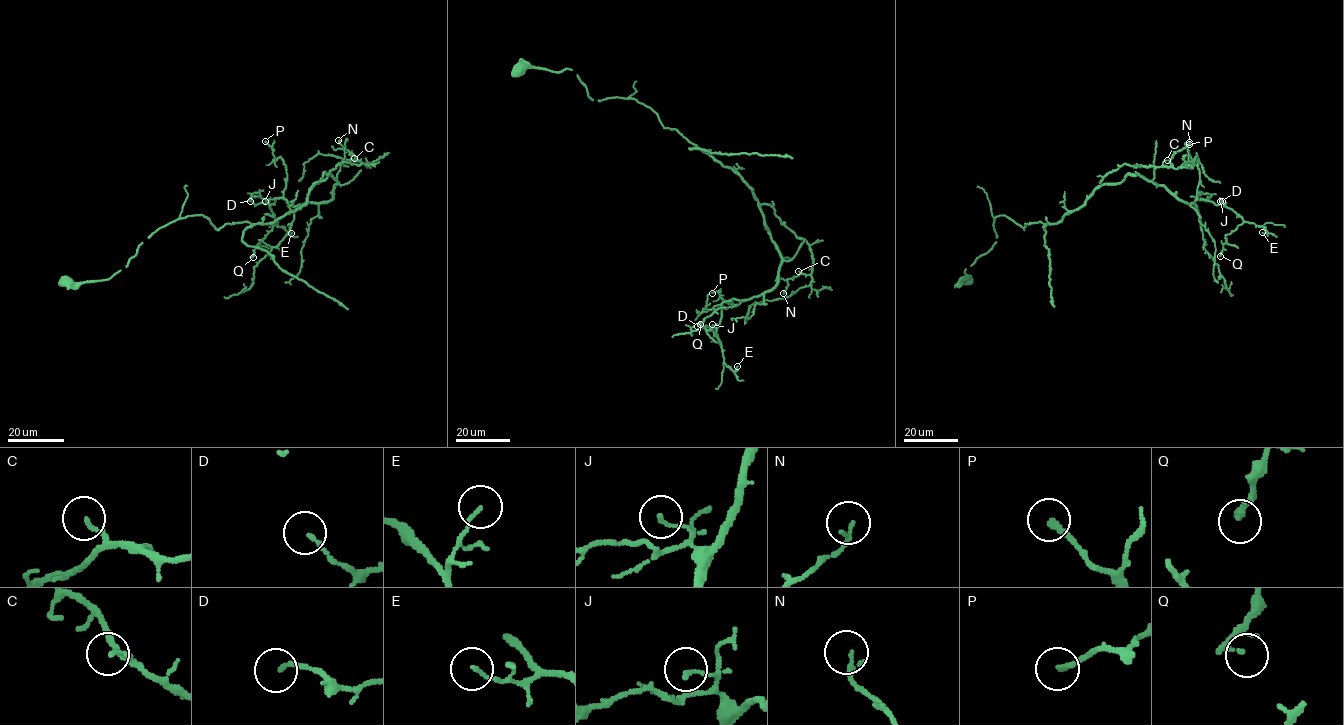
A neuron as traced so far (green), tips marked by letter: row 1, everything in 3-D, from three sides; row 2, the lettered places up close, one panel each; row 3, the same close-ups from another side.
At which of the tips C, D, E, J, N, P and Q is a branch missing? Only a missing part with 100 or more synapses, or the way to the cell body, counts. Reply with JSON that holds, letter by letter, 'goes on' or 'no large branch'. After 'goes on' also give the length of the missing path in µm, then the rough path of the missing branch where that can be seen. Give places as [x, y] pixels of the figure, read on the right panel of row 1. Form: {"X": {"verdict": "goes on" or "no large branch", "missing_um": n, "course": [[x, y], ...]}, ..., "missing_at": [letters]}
{"C": {"verdict": "no large branch"}, "D": {"verdict": "no large branch"}, "E": {"verdict": "no large branch"}, "J": {"verdict": "no large branch"}, "N": {"verdict": "no large branch"}, "P": {"verdict": "no large branch"}, "Q": {"verdict": "no large branch"}, "missing_at": []}

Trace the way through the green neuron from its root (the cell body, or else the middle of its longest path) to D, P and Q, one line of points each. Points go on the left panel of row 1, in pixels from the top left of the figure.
D: (65, 279), (110, 278), (177, 219), (271, 224), (324, 173), (337, 181), (326, 201), (250, 201)
P: (65, 279), (110, 278), (187, 216), (273, 223), (324, 173), (333, 197), (291, 205), (265, 141)
Q: (65, 279), (110, 278), (187, 216), (217, 229), (273, 223), (329, 173), (328, 201), (275, 198), (253, 257)

